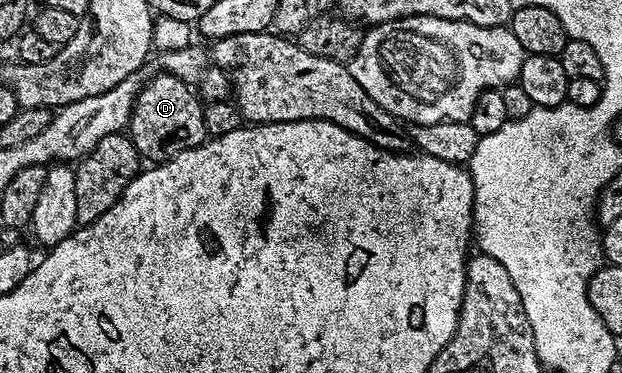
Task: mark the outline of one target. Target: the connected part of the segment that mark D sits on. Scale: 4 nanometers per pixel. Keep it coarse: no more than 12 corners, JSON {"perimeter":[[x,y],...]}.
{"perimeter":[[149,77],[126,127],[141,159],[169,162],[209,137],[185,79]]}

